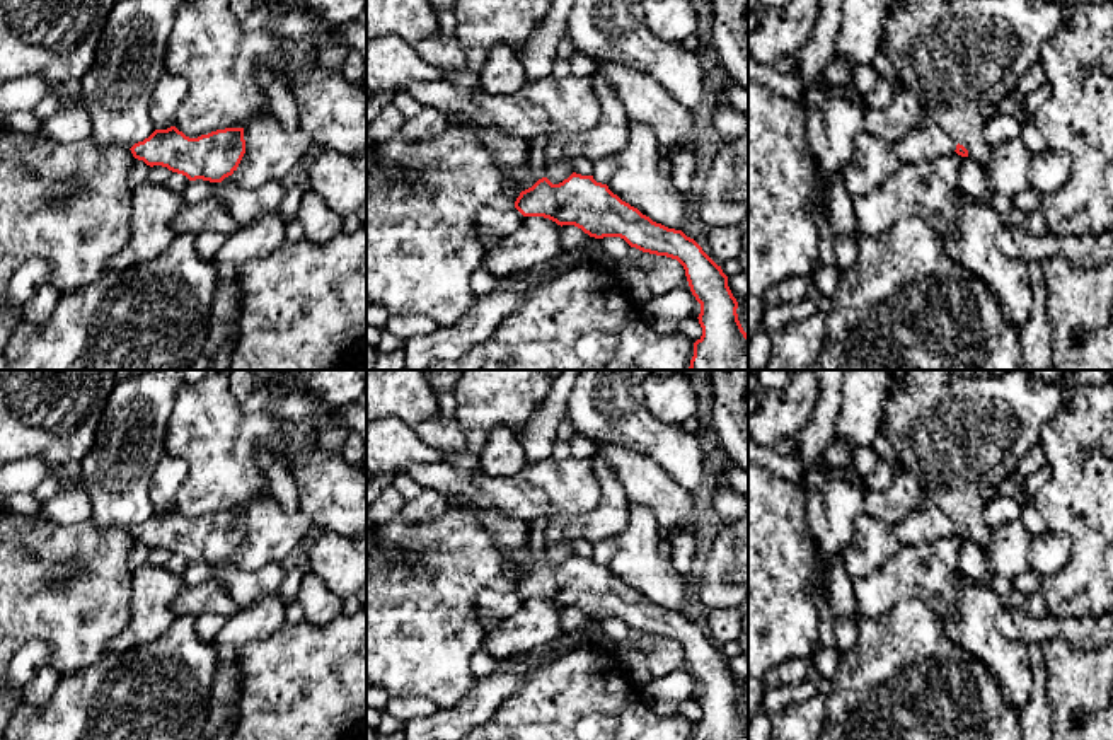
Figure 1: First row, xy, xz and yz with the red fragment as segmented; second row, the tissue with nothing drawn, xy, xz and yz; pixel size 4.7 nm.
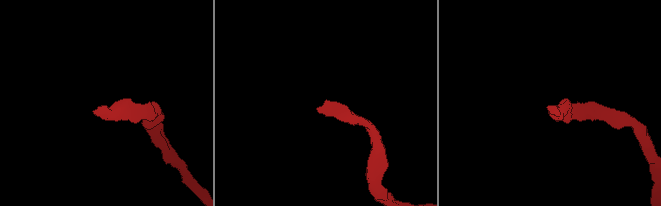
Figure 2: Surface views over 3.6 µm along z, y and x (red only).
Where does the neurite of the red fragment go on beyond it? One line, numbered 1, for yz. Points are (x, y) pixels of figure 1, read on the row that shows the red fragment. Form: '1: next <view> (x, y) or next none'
1: next yz (928, 140)

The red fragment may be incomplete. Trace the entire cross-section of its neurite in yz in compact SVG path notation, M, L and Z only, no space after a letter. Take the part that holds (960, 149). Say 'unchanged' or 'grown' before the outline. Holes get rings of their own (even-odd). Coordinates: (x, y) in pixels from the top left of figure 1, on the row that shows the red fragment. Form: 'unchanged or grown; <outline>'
grown; M926 116L910 133L893 143L893 152L902 164L932 160L954 152L968 157L968 150L953 142L931 116Z

